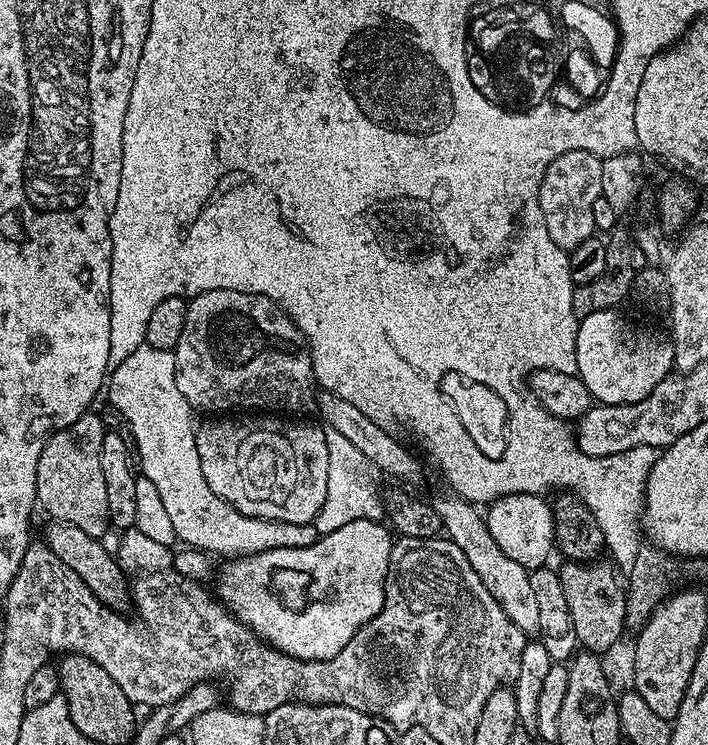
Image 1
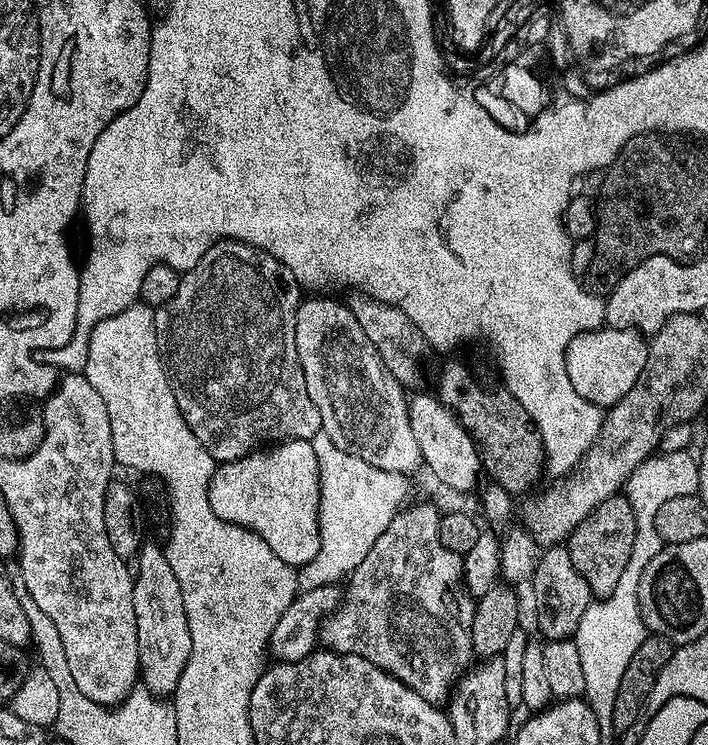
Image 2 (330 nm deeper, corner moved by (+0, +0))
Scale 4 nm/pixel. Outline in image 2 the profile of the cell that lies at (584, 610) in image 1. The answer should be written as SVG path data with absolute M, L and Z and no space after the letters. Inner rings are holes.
M624 494L598 502L598 506L594 506L594 510L590 510L590 514L586 514L586 518L582 518L582 522L578 522L576 529L568 535L566 547L570 559L574 561L574 570L586 578L586 586L590 586L593 597L603 598L614 594L614 586L618 586L622 579L626 562L630 562L630 550L635 541L634 508Z

